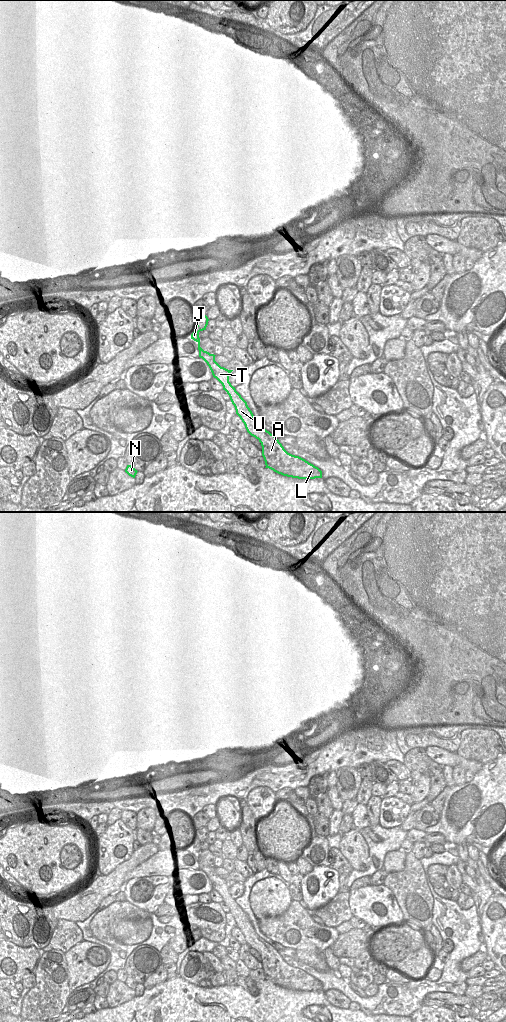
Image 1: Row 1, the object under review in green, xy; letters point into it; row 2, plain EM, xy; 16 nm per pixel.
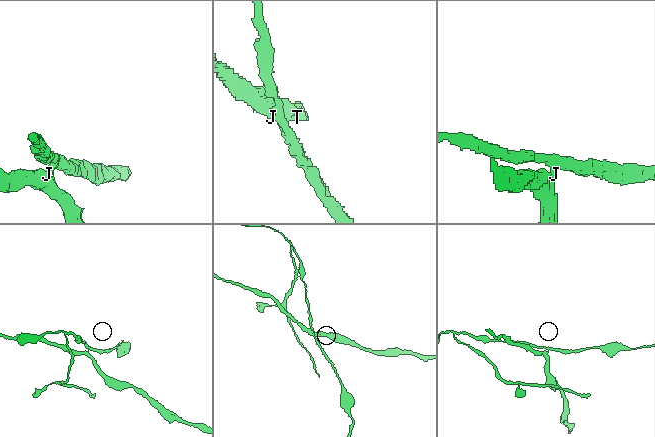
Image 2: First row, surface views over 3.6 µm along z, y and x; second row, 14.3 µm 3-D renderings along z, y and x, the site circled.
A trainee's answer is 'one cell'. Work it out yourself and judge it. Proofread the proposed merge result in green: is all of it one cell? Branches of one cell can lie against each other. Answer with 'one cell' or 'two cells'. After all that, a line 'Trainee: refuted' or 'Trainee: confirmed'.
two cells
Trainee: refuted

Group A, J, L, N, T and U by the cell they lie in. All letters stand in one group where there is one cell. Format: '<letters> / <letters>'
A J L T U / N

